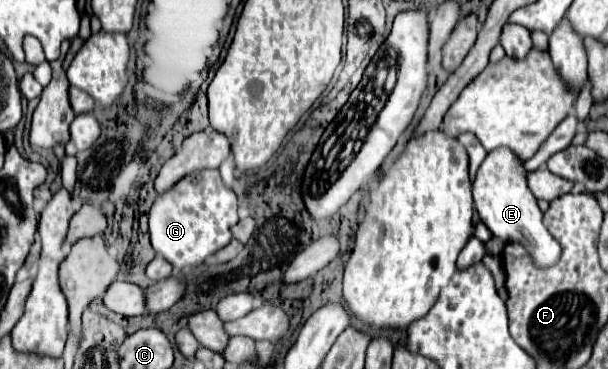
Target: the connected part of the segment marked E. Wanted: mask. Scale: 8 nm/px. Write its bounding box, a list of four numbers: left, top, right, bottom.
[472,147,560,267]

